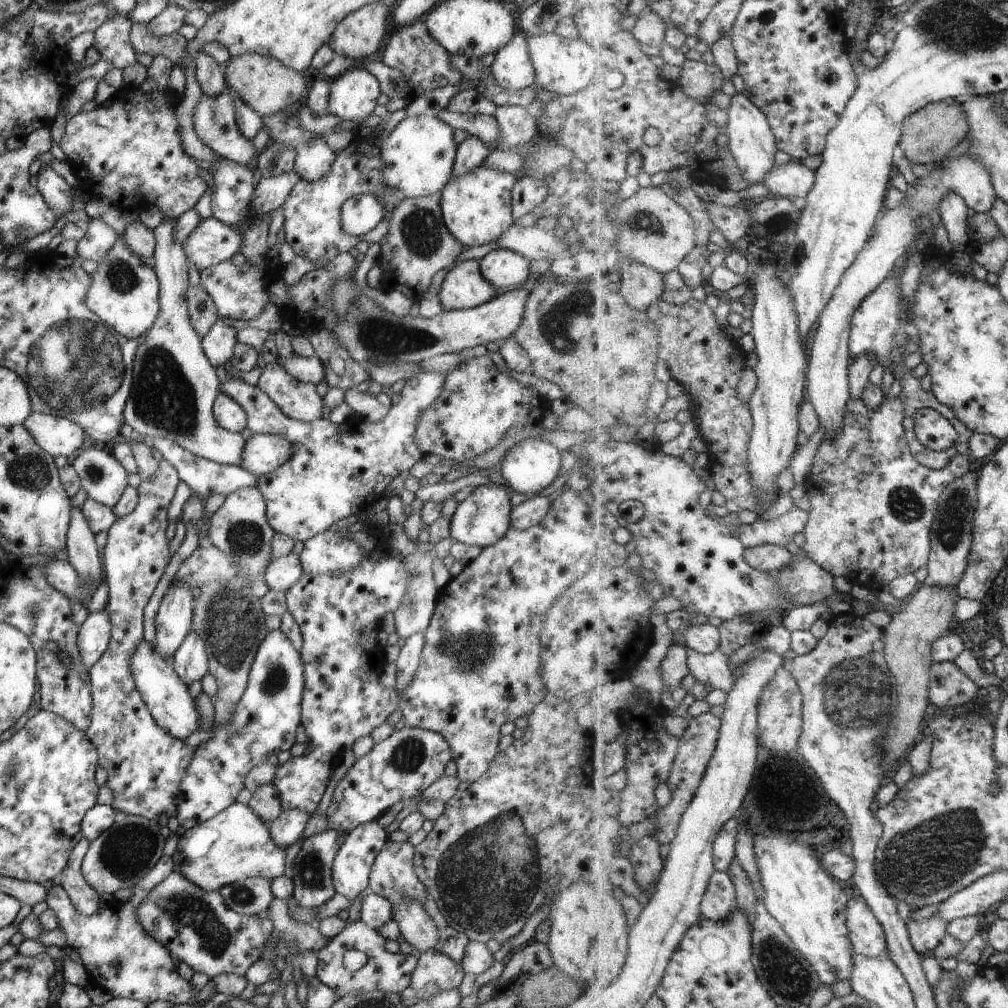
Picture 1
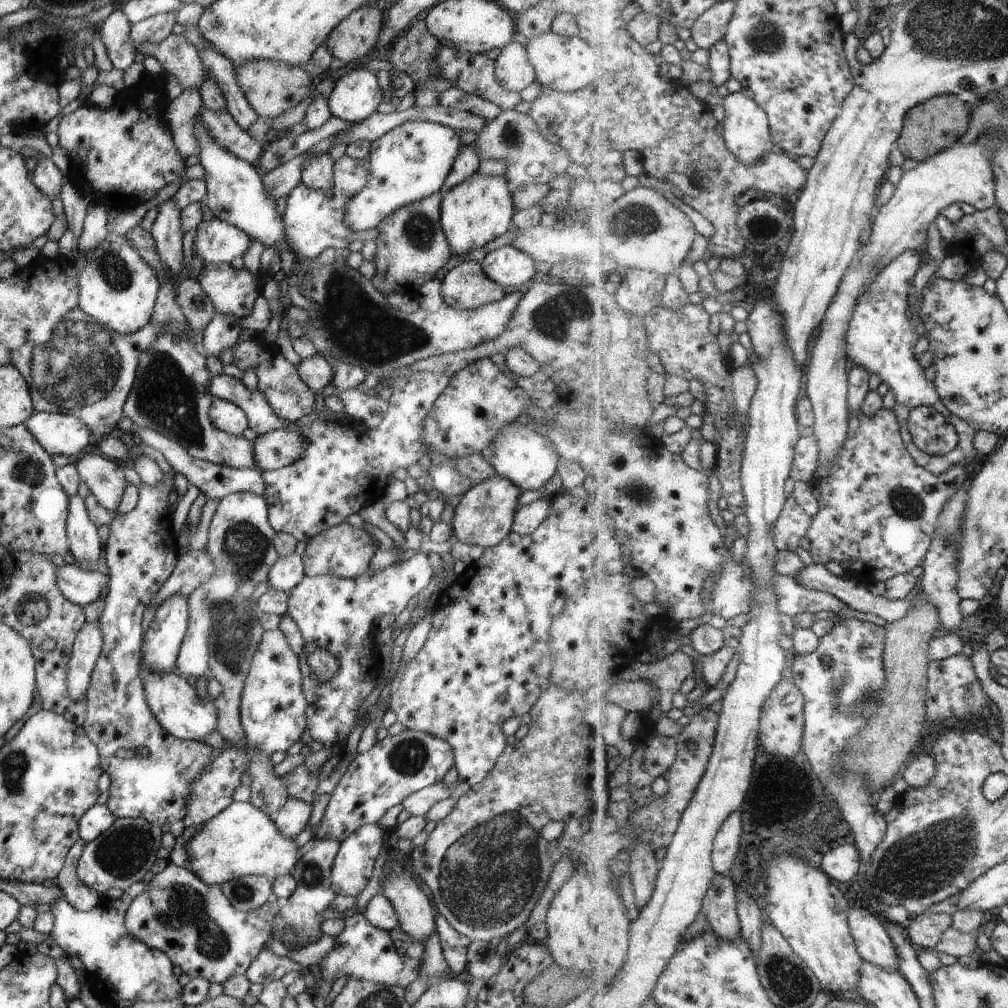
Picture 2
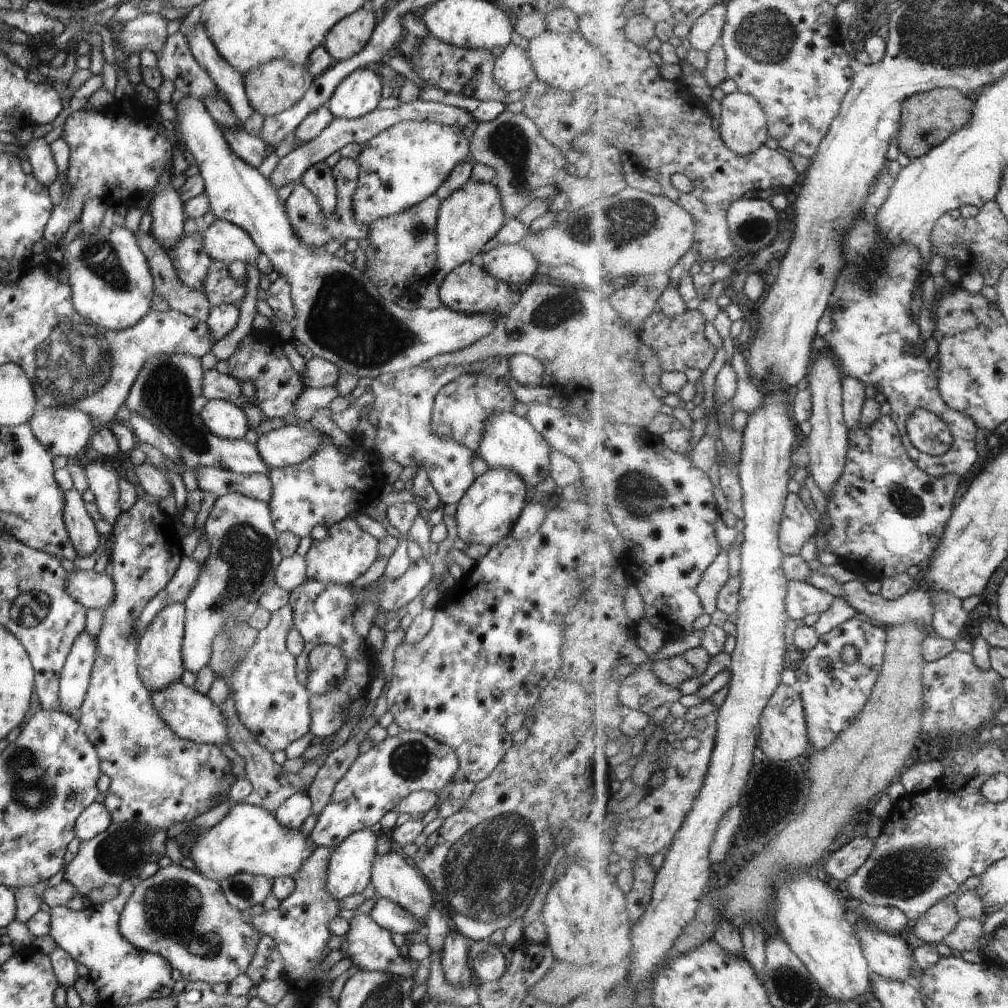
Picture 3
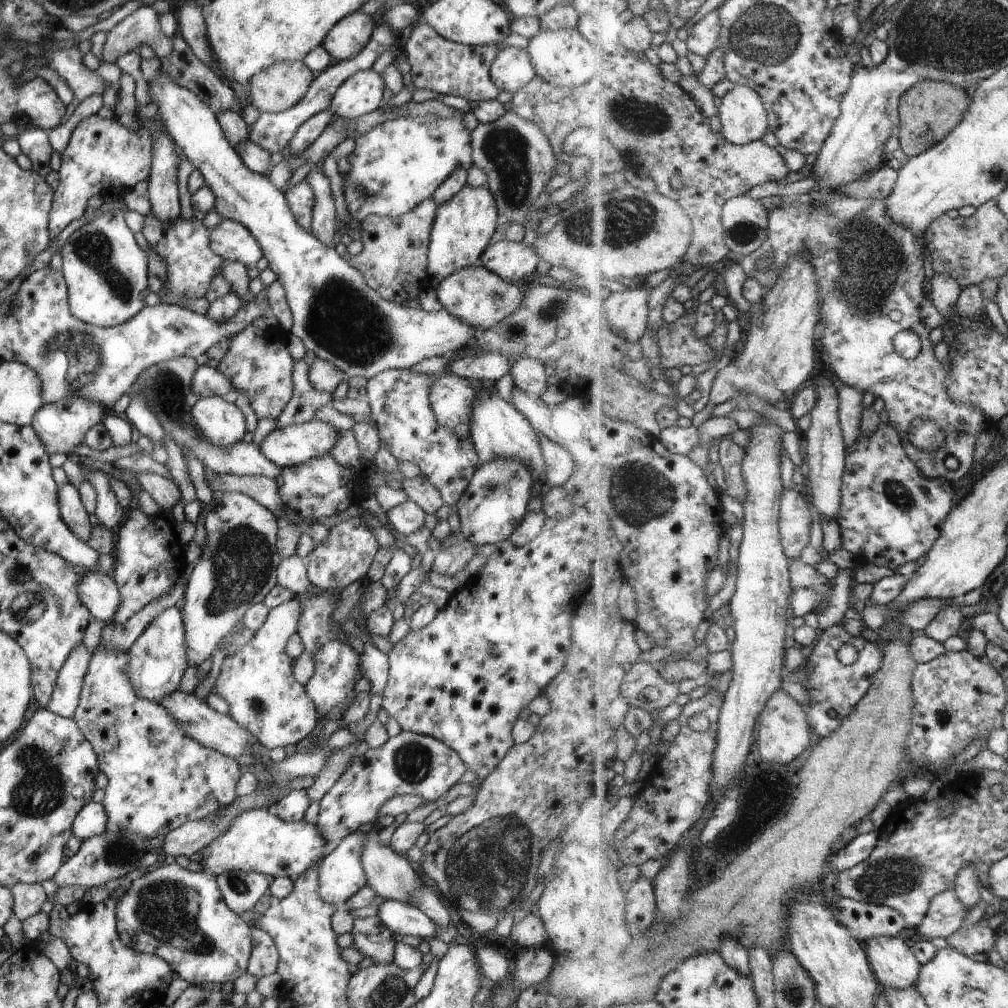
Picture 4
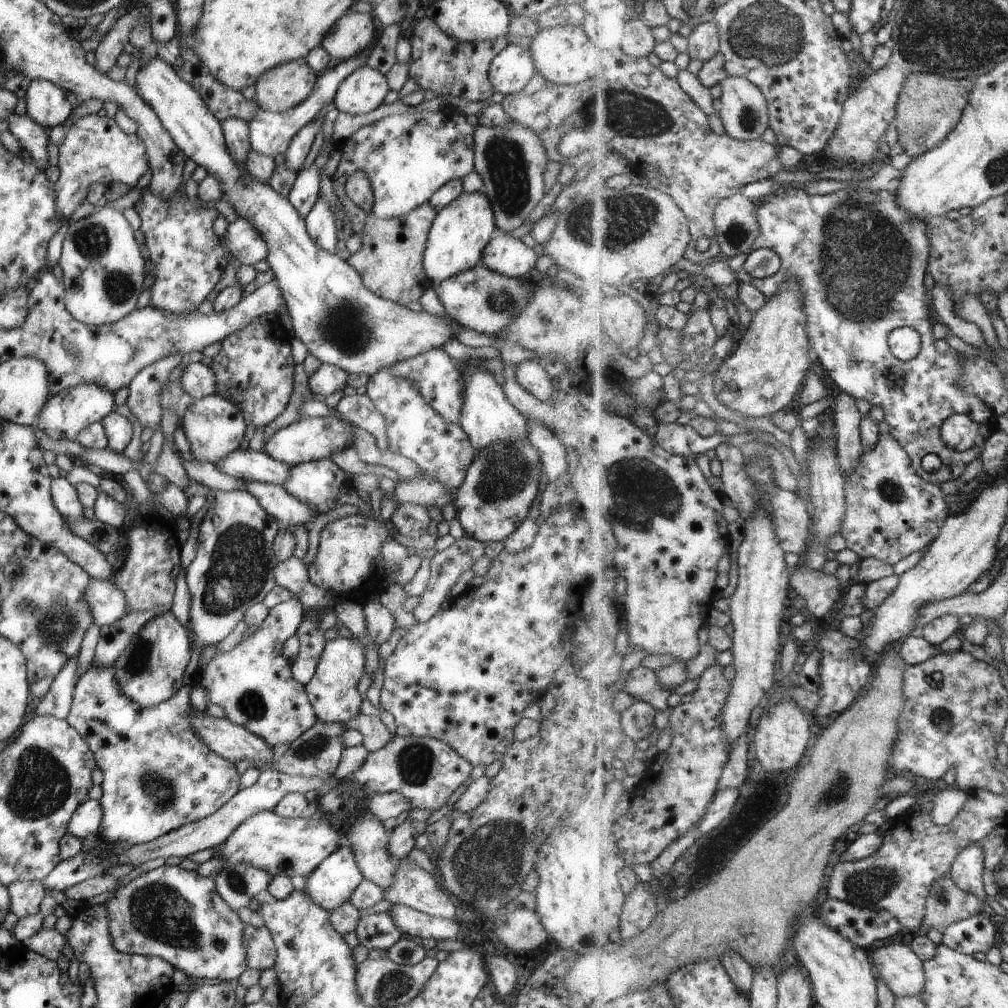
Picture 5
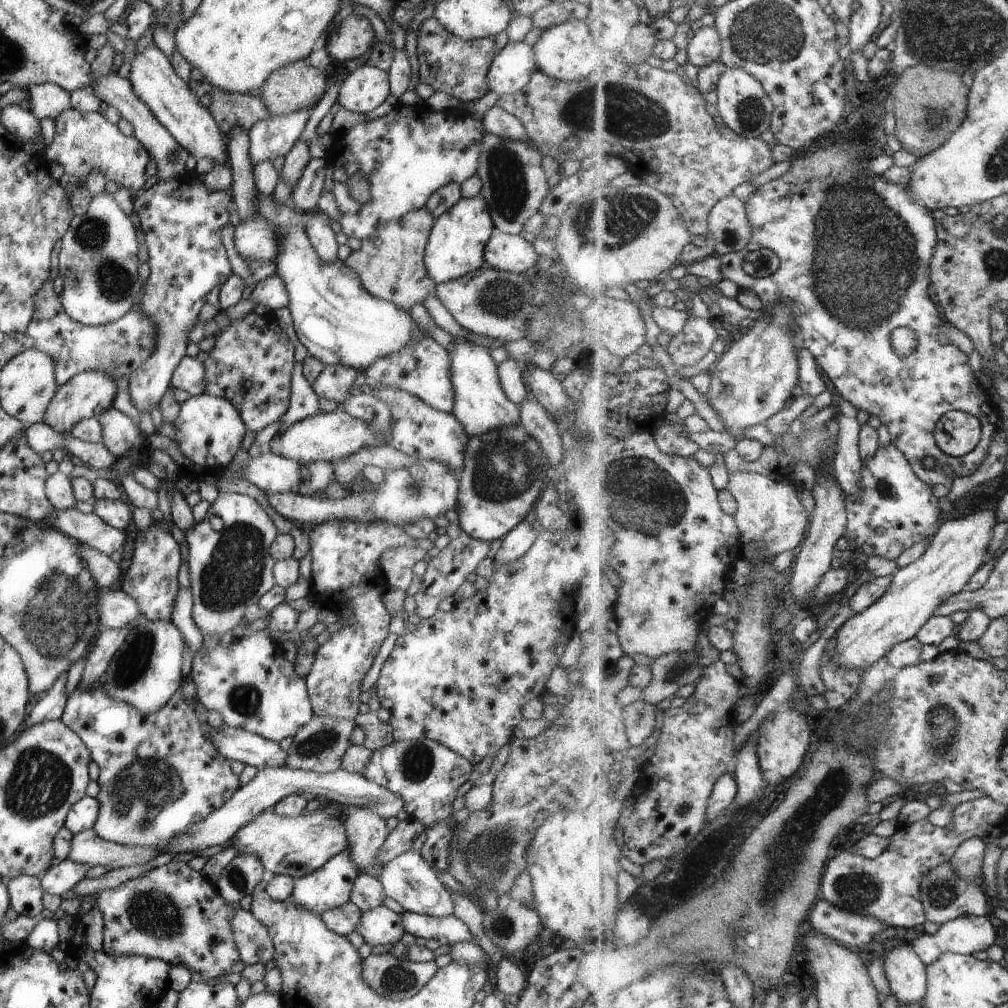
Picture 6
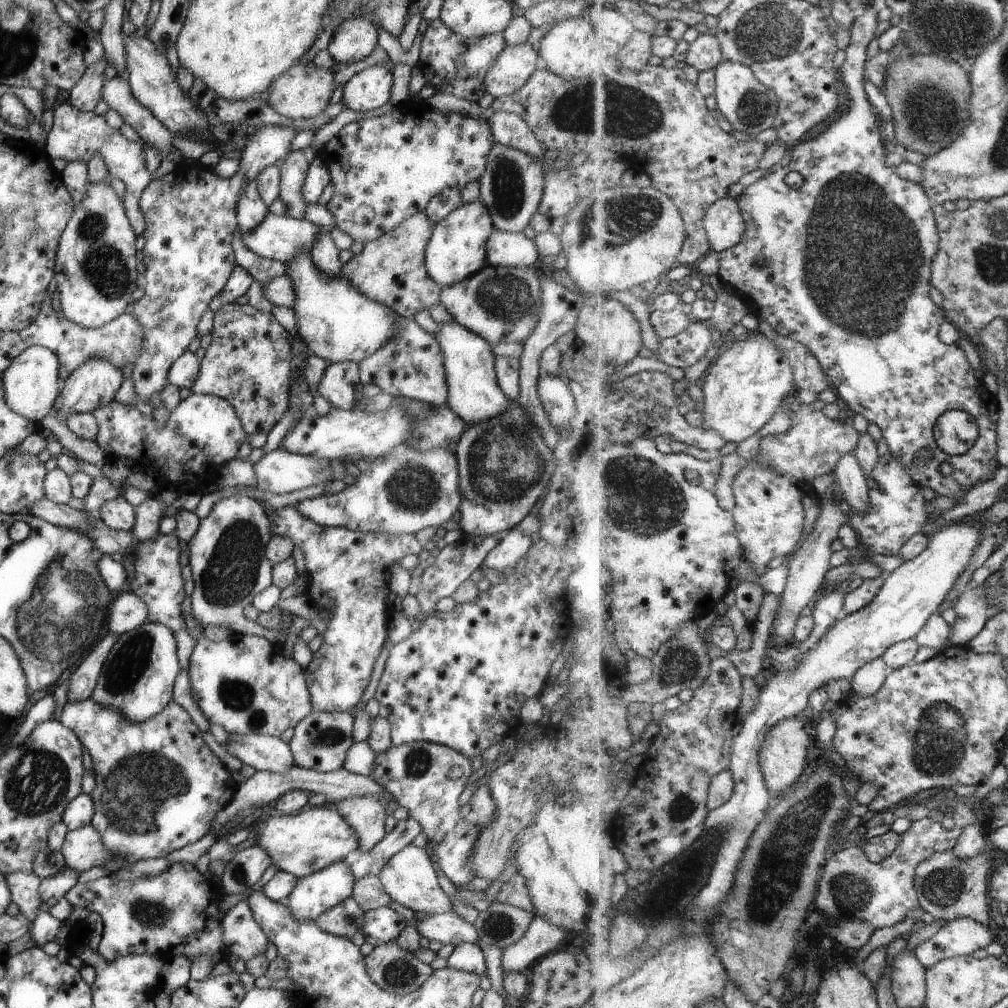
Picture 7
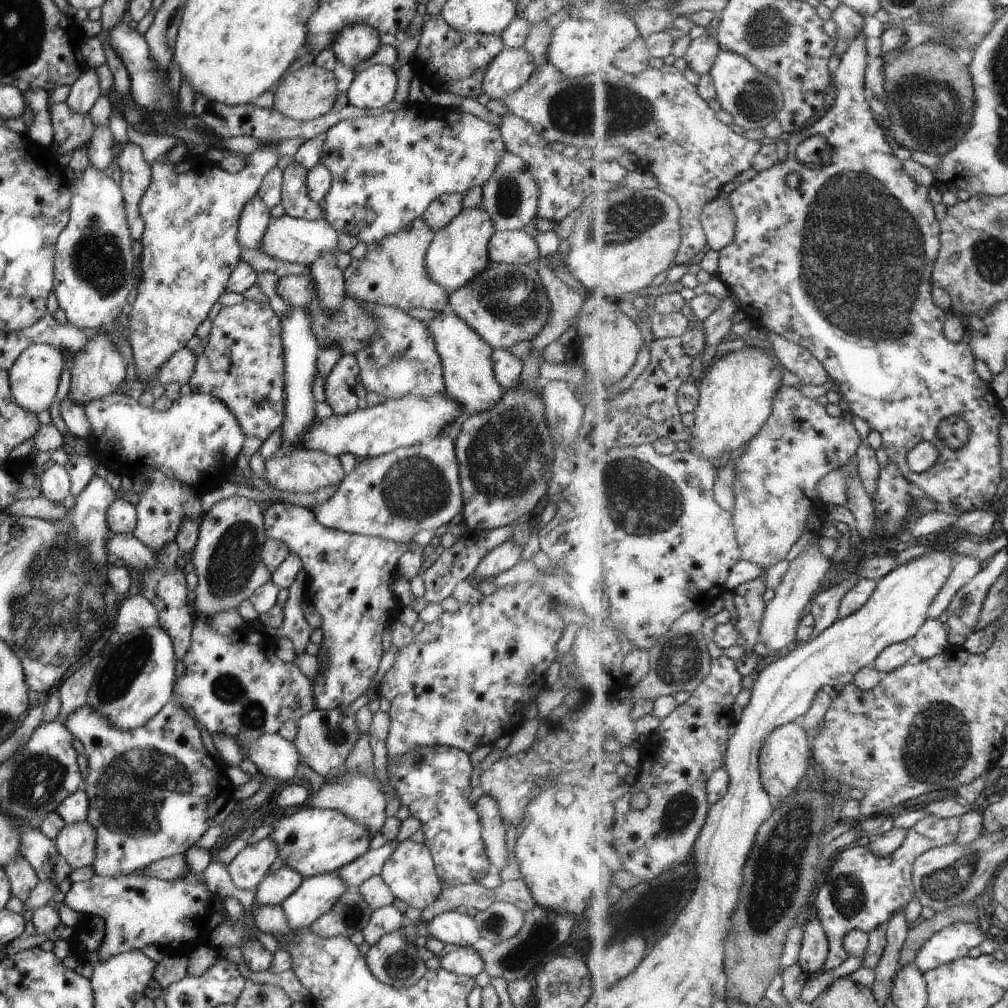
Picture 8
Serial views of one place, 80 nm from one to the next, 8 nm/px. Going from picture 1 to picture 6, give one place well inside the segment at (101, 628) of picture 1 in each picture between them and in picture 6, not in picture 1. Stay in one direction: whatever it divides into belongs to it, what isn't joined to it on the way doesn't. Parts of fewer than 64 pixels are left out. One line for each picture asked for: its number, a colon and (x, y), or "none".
2: (87, 644)
3: (73, 678)
4: (63, 701)
5: (56, 702)
6: (50, 707)

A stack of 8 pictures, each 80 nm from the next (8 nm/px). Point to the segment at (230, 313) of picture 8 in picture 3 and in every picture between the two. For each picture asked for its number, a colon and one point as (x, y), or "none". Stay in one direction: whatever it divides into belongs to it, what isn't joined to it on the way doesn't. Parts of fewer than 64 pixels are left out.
3: (258, 358)
4: (257, 362)
5: (254, 368)
6: (250, 364)
7: (247, 363)

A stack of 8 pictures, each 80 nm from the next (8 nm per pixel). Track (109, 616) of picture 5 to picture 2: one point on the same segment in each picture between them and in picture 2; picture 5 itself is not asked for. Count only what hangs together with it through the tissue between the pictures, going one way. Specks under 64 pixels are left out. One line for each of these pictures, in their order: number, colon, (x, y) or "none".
2: (81, 587)
3: (92, 590)
4: (99, 595)

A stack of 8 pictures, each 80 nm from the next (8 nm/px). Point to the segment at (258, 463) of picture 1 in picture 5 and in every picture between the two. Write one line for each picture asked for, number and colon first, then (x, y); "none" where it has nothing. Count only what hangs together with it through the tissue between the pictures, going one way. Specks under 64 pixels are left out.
2: (272, 450)
3: (289, 445)
4: (286, 447)
5: (311, 438)

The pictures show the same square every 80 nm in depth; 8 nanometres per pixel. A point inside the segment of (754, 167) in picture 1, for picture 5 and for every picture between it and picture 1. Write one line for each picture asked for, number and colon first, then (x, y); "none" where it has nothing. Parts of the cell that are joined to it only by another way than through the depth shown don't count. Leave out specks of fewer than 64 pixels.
2: (747, 132)
3: (744, 124)
4: (744, 118)
5: (744, 111)

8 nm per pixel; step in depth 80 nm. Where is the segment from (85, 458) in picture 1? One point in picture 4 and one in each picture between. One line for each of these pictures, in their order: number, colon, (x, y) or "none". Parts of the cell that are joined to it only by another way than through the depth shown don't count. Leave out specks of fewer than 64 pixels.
2: (105, 480)
3: (102, 480)
4: (107, 511)

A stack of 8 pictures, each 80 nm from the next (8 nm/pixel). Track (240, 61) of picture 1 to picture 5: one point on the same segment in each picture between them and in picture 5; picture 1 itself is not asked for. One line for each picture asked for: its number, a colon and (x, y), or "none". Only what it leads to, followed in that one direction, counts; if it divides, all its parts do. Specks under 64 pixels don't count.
2: (271, 87)
3: (271, 87)
4: (274, 89)
5: (282, 86)

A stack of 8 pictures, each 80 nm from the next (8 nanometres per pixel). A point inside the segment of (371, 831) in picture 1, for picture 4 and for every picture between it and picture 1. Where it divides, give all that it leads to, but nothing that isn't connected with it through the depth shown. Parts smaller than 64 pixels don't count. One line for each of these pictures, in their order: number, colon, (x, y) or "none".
2: (351, 868)
3: (348, 866)
4: (339, 874)

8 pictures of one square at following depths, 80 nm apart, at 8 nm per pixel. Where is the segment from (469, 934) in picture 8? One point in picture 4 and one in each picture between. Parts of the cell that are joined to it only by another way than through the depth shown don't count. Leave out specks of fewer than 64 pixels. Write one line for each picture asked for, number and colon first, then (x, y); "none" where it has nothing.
4: (401, 918)
5: (409, 921)
6: (447, 930)
7: (447, 928)

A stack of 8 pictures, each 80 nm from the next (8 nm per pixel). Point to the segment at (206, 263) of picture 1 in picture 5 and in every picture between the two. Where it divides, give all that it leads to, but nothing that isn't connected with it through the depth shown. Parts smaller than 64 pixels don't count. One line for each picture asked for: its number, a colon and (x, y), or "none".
2: (216, 241)
3: (223, 241)
4: (232, 241)
5: (241, 242)

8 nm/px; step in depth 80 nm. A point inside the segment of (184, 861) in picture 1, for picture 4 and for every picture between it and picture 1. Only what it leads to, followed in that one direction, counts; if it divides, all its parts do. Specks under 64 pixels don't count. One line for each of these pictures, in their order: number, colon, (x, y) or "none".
2: (240, 840)
3: (248, 839)
4: (257, 841)

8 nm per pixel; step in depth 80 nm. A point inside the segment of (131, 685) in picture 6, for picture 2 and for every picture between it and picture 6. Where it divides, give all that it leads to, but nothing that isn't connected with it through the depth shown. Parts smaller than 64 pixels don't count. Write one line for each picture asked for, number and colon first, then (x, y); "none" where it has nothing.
2: (158, 653)
3: (158, 649)
4: (157, 658)
5: (149, 670)

